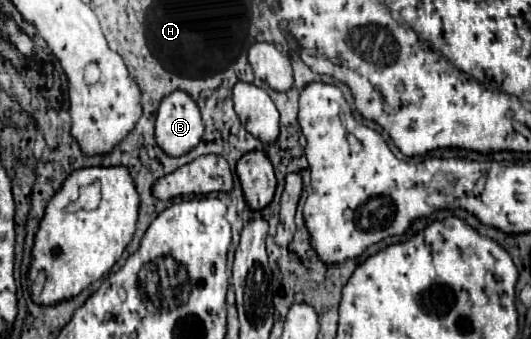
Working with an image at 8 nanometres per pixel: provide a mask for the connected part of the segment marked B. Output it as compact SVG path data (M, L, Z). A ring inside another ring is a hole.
M173 91L163 97L157 109L155 139L157 145L173 157L191 151L203 135L203 121L197 103L185 91Z

